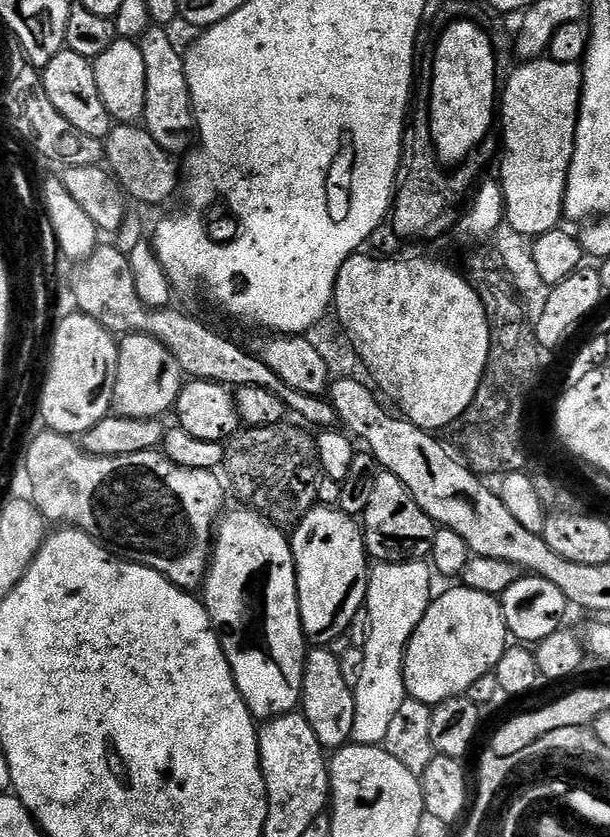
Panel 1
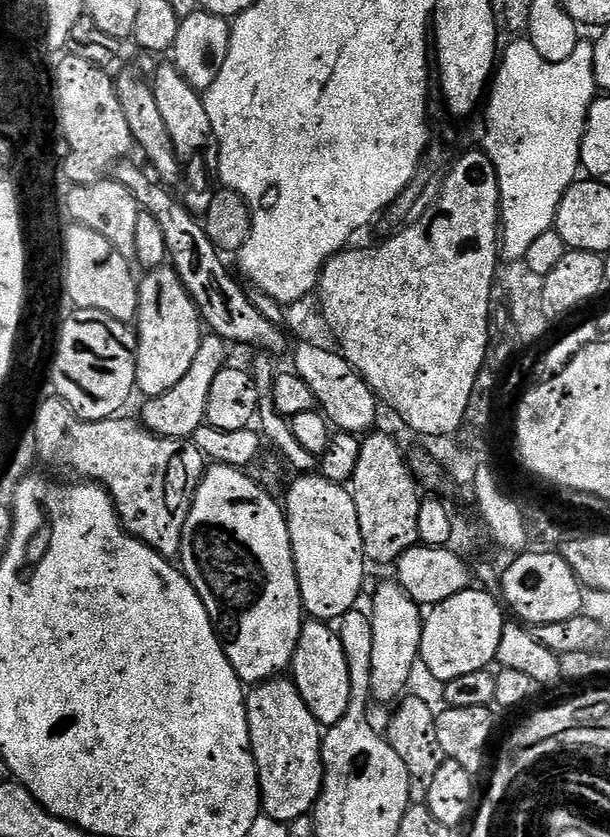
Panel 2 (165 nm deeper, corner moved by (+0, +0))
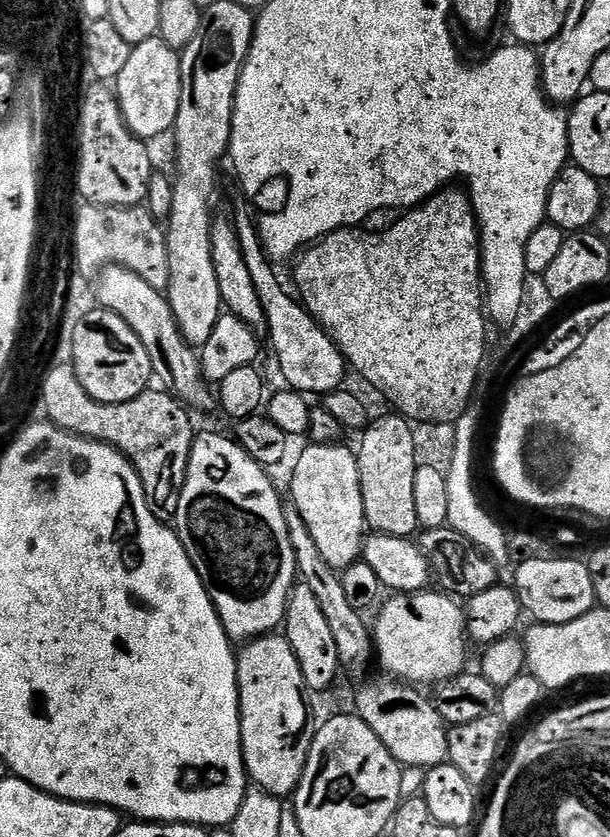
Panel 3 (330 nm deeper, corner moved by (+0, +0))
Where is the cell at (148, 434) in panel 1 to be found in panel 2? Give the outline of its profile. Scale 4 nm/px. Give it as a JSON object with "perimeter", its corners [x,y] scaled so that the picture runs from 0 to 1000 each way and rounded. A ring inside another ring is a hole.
{"perimeter":[[[352,398],[333,400],[328,405],[326,418],[318,425],[318,432],[311,442],[305,442],[305,452],[298,452],[298,456],[292,456],[285,466],[272,466],[272,471],[241,474],[234,479],[238,483],[230,487],[226,501],[231,508],[254,521],[270,521],[287,526],[318,522],[325,538],[343,551],[361,557],[397,562],[416,554],[428,544],[428,517],[410,509],[387,515],[364,515],[336,509],[338,476],[344,476],[344,460],[349,459],[351,452],[357,452],[357,444],[370,437],[370,416],[370,409]]]}

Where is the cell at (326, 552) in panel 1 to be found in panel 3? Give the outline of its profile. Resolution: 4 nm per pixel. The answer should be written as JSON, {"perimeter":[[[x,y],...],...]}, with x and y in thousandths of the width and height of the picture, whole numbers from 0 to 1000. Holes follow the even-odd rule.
{"perimeter":[[[507,529],[475,584],[477,606],[493,615],[521,658],[541,677],[562,681],[589,670],[600,644],[584,540],[556,530]]]}

